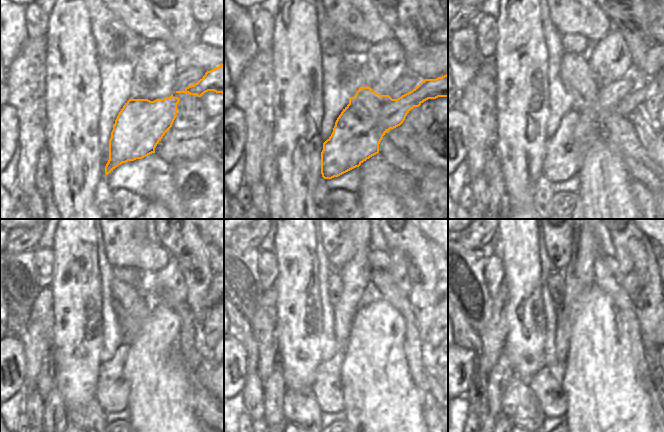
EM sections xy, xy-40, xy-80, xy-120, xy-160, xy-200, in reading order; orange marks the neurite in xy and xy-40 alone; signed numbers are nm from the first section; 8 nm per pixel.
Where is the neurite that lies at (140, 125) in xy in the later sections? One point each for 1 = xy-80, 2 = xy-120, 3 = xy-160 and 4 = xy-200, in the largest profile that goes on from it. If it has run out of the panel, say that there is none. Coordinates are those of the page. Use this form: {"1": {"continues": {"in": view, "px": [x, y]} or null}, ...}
{"1": {"continues": {"in": "xy-80", "px": [579, 129]}}, "2": {"continues": {"in": "xy-120", "px": [112, 390]}}, "3": {"continues": {"in": "xy-160", "px": [326, 388]}}, "4": {"continues": {"in": "xy-200", "px": [547, 384]}}}

